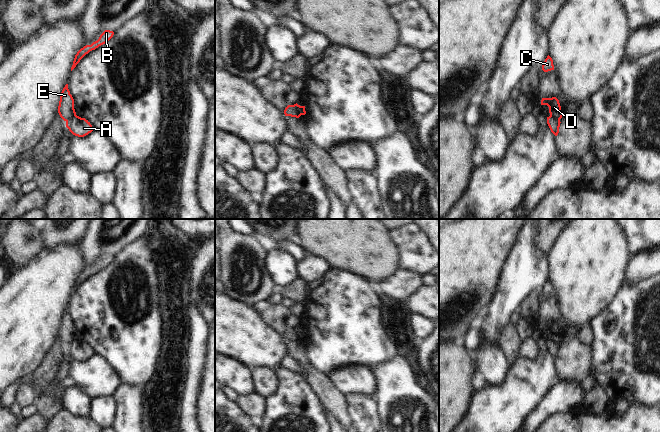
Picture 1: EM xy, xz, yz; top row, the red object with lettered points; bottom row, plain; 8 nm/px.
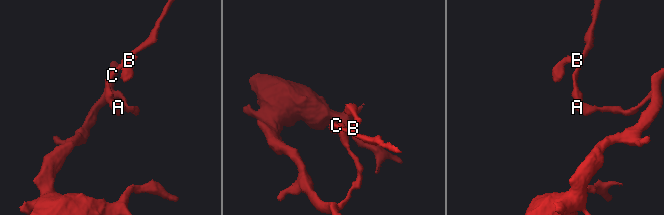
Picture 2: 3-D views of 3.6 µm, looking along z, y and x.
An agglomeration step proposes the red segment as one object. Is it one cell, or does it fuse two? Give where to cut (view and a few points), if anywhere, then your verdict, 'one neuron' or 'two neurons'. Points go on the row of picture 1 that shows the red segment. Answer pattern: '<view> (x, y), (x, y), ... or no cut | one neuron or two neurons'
xz (293, 105), (300, 115) | two neurons

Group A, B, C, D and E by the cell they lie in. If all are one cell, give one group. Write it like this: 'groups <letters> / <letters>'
groups A / B C D E

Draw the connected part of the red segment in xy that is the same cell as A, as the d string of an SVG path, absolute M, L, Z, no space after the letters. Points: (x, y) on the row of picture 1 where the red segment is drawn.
M77 115L66 121L66 127L73 135L78 137L84 137L94 130L88 120Z

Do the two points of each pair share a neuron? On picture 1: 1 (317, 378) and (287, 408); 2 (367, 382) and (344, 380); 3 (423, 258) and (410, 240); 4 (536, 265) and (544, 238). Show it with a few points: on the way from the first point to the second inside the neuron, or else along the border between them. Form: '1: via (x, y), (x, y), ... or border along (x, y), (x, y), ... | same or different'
1: border along (303, 377), (322, 405) | different
2: via (361, 381), (350, 380) | same
3: via (421, 254), (413, 244) | same
4: border along (540, 229), (537, 244), (548, 252) | different

